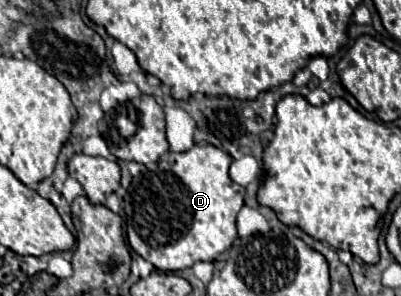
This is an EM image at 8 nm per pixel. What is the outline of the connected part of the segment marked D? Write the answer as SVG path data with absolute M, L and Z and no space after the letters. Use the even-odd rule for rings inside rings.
M194 145L188 151L168 151L154 165L146 167L132 183L124 197L126 235L130 247L150 261L160 271L180 271L192 267L196 261L214 261L220 253L230 249L236 233L236 215L244 205L244 187L228 177L232 157L214 145Z

